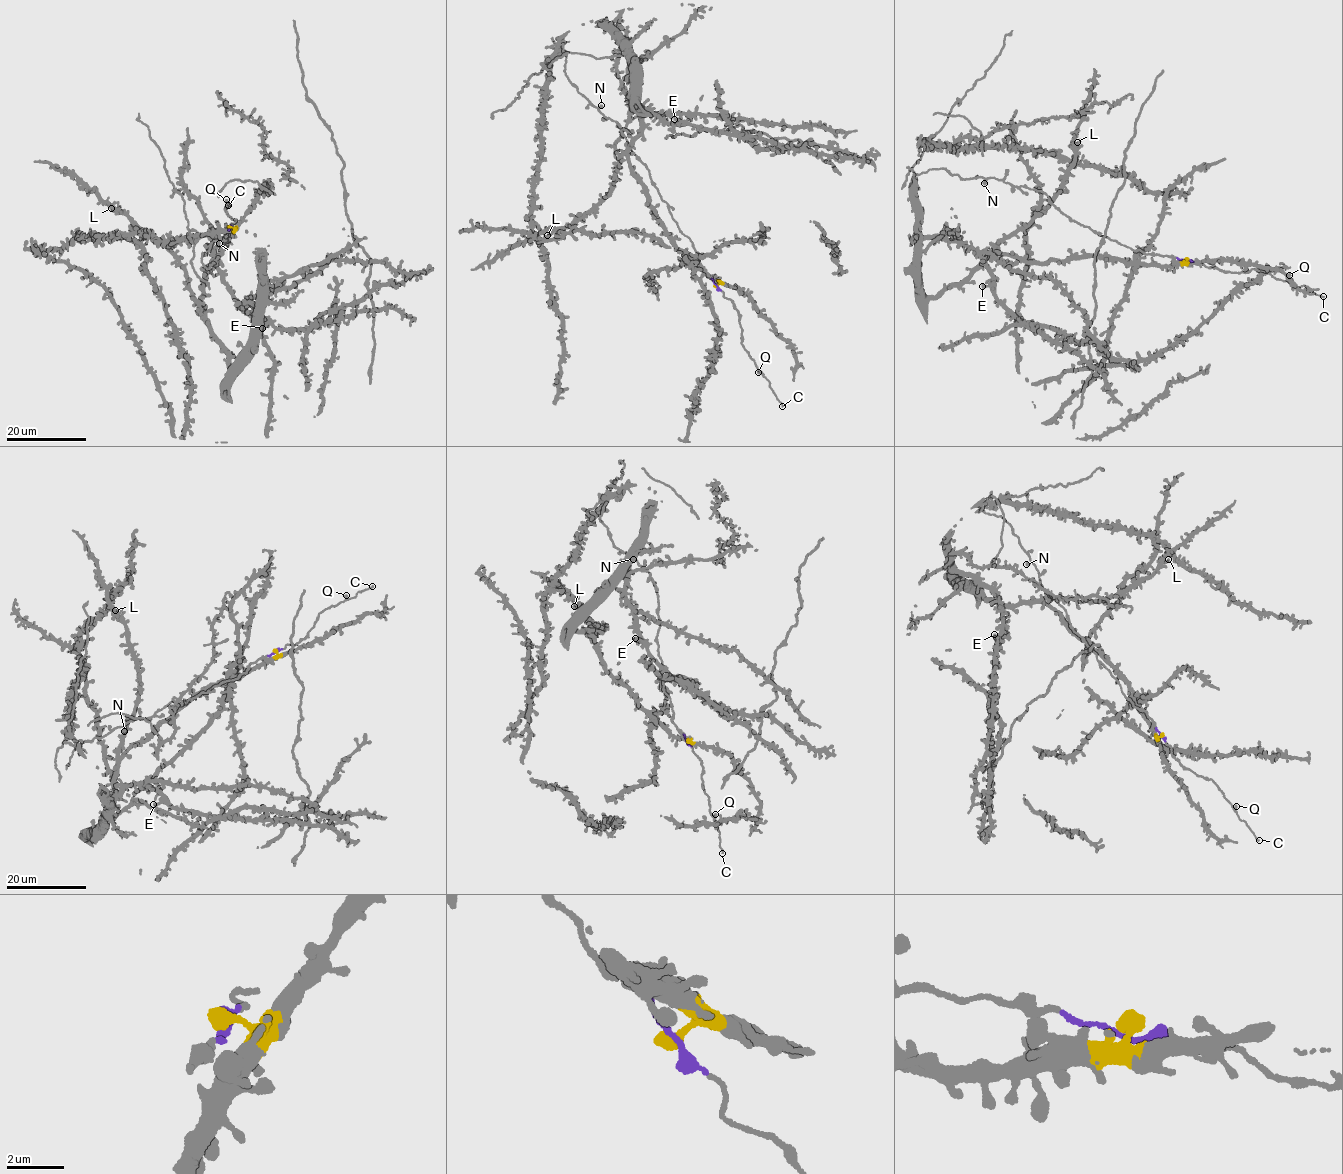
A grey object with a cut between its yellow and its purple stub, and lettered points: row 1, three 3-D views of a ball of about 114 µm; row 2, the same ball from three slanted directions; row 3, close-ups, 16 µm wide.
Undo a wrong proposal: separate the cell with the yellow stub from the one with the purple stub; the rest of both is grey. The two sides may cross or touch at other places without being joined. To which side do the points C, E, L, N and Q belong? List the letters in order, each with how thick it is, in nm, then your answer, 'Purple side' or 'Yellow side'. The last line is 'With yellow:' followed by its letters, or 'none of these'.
C: Thickness 140 nm. Purple side
E: Thickness 500 nm. Yellow side
L: Thickness 360 nm. Yellow side
N: Thickness 480 nm. Purple side
Q: Thickness 340 nm. Purple side
With yellow: E, L

